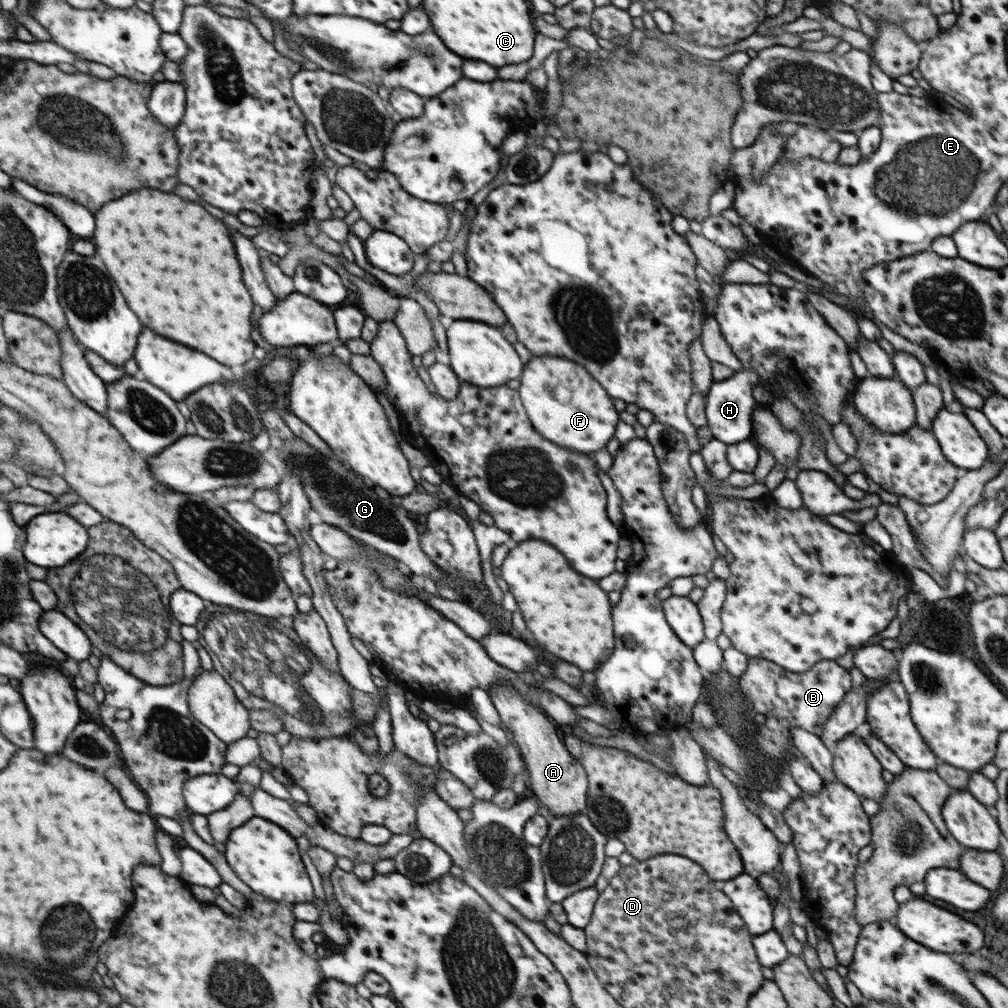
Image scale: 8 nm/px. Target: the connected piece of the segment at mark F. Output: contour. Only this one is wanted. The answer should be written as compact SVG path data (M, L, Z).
M534 357L524 365L520 382L518 392L528 419L546 440L556 442L562 448L570 448L593 456L598 450L606 447L608 440L615 436L616 425L621 419L618 410L614 407L614 399L576 362L560 357Z

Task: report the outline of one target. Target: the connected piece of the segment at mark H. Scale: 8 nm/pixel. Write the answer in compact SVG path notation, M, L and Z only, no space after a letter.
M754 369L736 371L727 379L713 381L706 394L705 414L707 427L711 430L714 439L725 442L727 445L750 439L752 414L755 407L758 406L752 397L752 391L759 382L759 374Z

